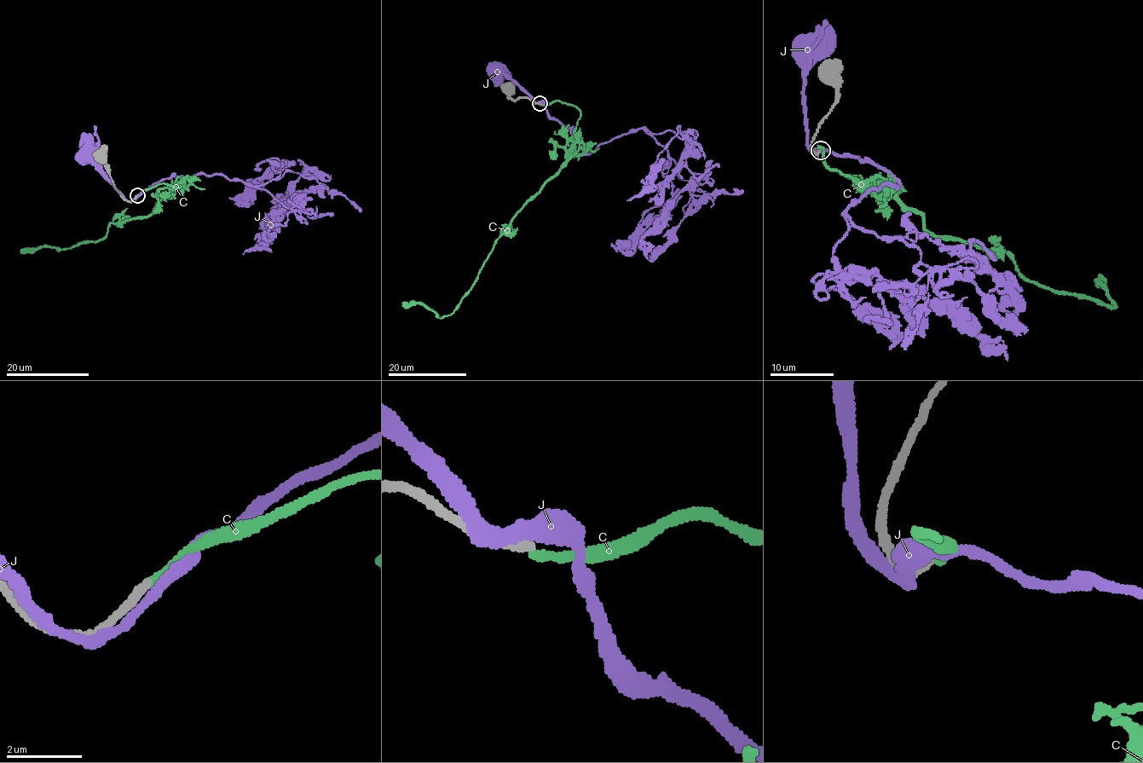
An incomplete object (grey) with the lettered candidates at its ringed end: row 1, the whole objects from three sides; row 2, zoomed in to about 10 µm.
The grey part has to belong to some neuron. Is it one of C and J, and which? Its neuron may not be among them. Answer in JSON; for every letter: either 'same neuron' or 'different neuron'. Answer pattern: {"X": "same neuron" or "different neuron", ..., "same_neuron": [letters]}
{"C": "different neuron", "J": "different neuron", "same_neuron": []}

